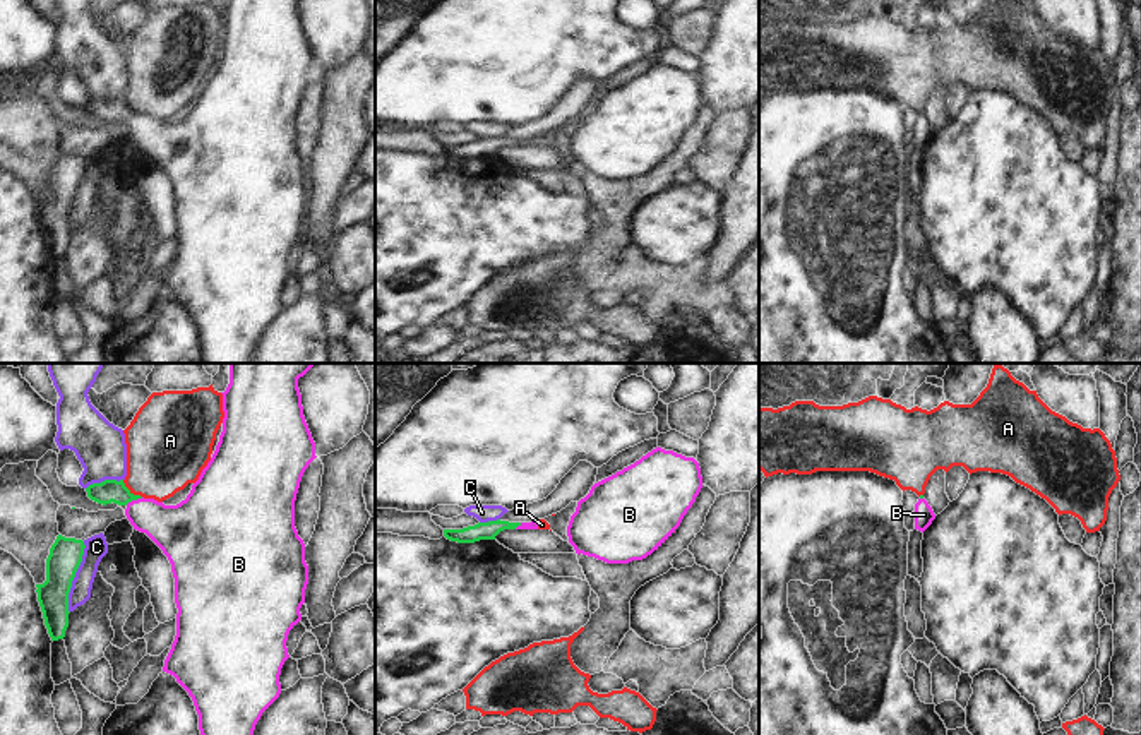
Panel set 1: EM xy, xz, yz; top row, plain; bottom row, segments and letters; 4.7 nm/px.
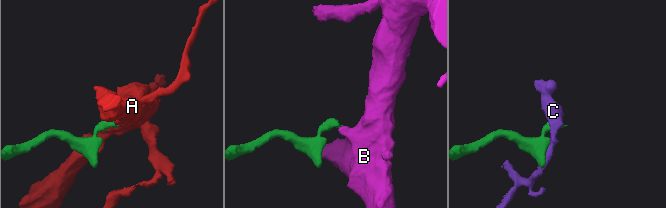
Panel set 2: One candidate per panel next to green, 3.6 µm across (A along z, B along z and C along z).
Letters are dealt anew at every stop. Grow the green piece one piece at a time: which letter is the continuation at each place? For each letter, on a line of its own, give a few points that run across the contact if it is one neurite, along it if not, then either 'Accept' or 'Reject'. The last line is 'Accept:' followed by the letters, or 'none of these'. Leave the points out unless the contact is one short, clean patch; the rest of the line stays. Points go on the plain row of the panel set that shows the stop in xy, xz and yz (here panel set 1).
A: Line: xy (122, 96), (141, 113). Reject
B: Line: xy (110, 107), (134, 115), (153, 134), (177, 146). Accept
C: Reject
Accept: B

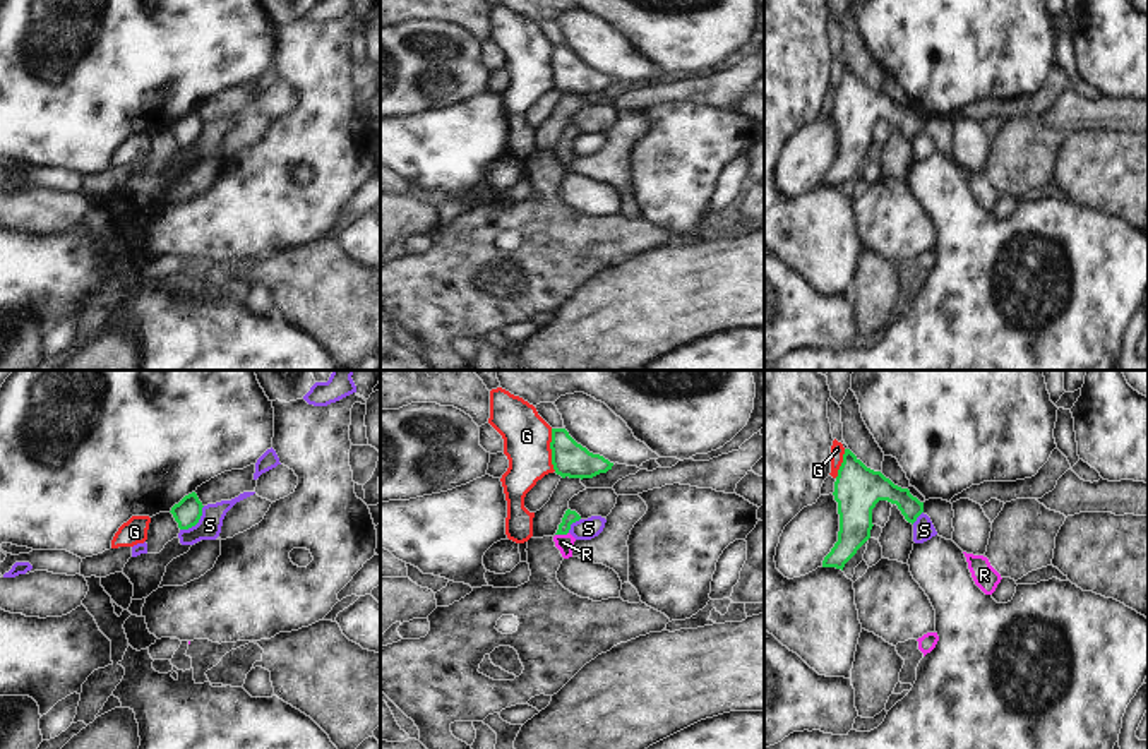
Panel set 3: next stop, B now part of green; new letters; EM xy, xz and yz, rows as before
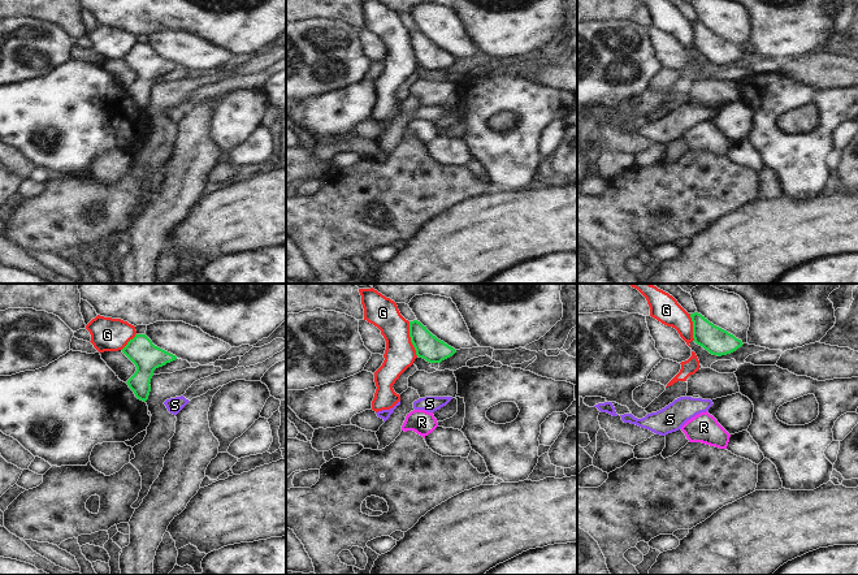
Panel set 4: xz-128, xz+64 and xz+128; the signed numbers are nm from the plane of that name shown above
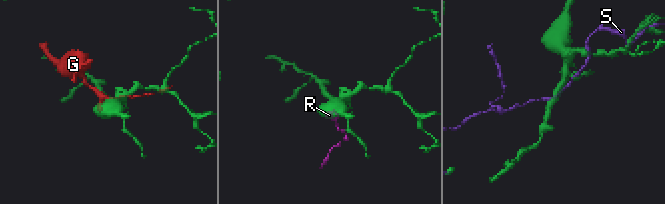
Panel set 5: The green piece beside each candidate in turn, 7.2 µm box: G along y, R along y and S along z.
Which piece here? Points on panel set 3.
G: Reject
R: Line: xz (571, 132), (561, 149), (562, 158). Accept
S: Line: xy (204, 122), (199, 136), (180, 146). Reject
Accept: R

